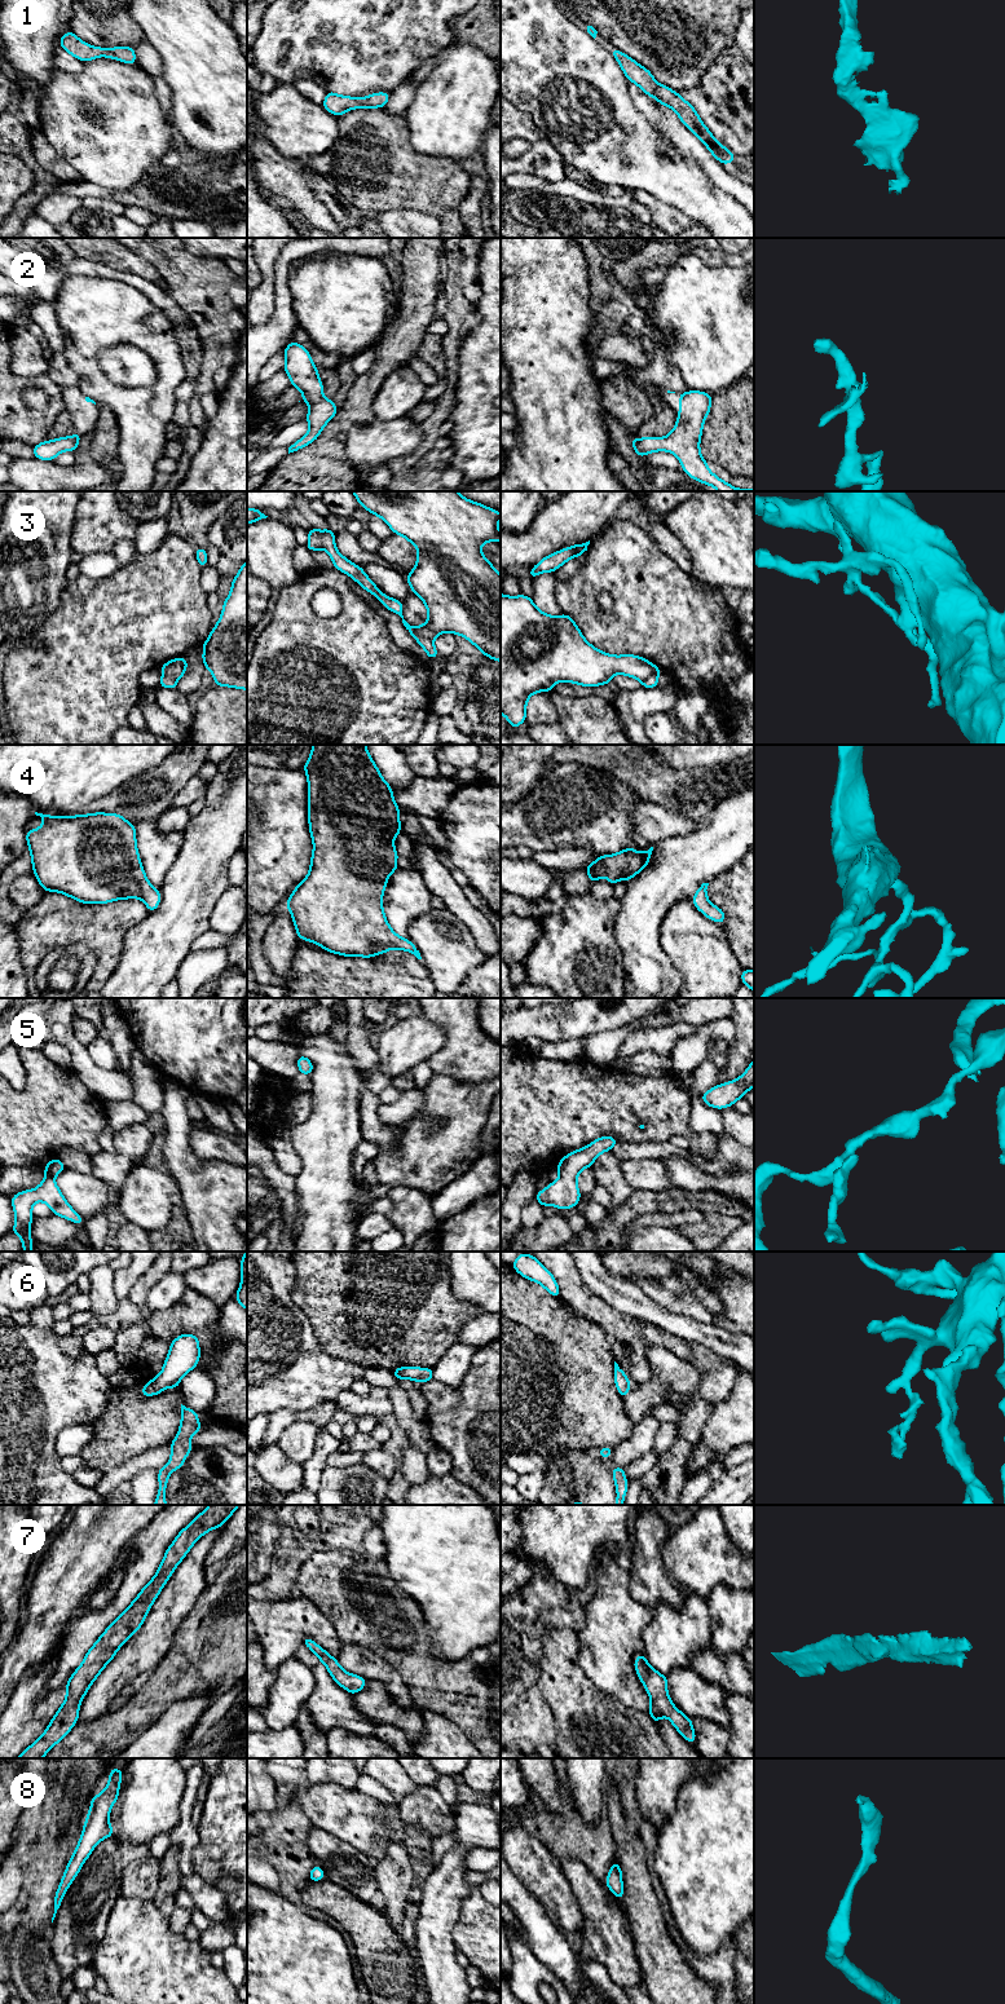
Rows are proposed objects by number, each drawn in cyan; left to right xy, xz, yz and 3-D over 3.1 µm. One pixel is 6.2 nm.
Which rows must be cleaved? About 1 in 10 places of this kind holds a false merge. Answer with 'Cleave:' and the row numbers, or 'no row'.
Cleave: 3

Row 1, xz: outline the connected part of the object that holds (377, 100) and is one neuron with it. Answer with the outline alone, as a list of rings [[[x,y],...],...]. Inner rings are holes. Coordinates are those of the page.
[[[327,91],[325,101],[321,103],[329,112],[336,118],[353,109],[376,109],[385,107],[391,97],[391,93],[379,92],[367,97],[349,97],[340,96],[331,91]]]

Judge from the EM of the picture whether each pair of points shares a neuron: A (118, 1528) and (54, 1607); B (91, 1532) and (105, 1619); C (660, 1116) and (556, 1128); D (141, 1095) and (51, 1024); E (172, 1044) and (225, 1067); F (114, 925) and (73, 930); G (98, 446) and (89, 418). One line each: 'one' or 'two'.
A: one
B: two
C: one
D: two
E: one
F: one
G: two

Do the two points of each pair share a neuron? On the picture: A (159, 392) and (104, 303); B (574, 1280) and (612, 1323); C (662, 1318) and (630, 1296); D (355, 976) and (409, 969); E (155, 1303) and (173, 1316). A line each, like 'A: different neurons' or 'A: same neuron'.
A: same neuron
B: same neuron
C: same neuron
D: same neuron
E: different neurons

